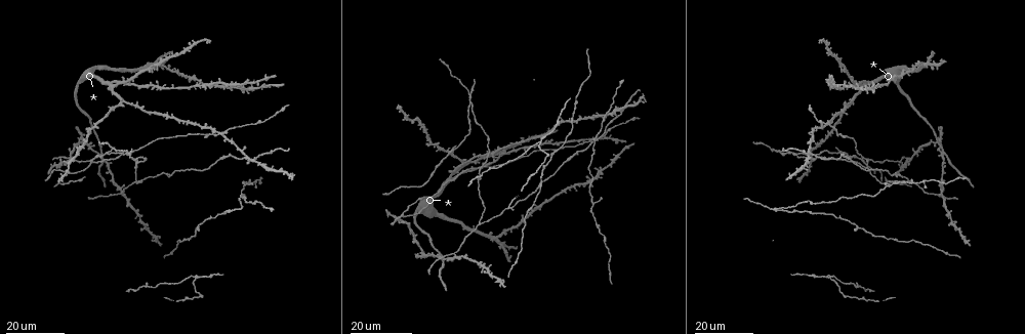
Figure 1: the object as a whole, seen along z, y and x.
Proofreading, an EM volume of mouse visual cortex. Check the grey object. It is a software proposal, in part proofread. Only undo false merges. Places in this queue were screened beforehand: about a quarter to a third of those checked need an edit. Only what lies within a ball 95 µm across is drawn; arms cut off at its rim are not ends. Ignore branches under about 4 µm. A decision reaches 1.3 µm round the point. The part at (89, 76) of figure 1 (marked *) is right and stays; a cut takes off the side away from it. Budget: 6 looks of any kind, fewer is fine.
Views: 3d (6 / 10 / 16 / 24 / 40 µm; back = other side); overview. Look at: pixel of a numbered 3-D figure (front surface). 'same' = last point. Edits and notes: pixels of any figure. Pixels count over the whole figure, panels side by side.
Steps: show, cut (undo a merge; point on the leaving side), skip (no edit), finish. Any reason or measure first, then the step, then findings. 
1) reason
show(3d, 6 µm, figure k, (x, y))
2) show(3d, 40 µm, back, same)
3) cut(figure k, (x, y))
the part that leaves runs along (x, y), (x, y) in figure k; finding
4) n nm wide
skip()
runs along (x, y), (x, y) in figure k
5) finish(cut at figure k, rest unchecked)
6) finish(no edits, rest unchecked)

show(3d, 16 µm, figure 1, (166, 174))

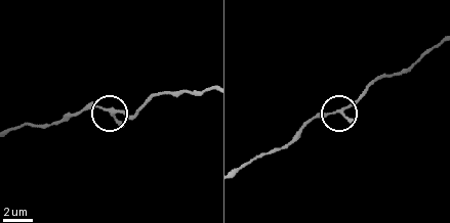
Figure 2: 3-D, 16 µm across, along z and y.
zoom in
show(3d, 6 µm, figure 2, (328, 114))

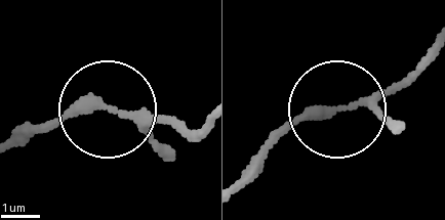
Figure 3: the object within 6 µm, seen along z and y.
from behind
show(3d, 6 µm, back, figure 3, (110, 108))

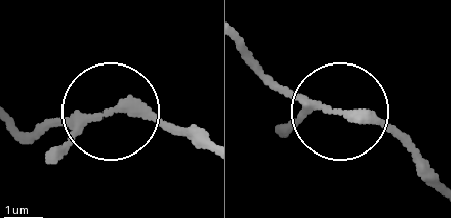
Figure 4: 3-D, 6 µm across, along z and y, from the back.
3 arms
skip()
continuous, no second neuron

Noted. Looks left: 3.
show(3d, 16 µm, figure 1, (480, 221))

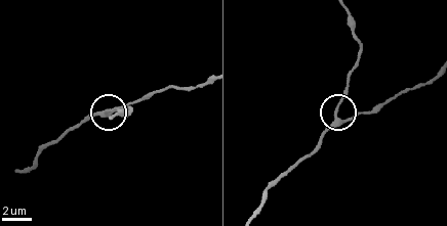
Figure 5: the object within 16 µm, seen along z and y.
show(3d, 6 µm, figure 5, (107, 114))

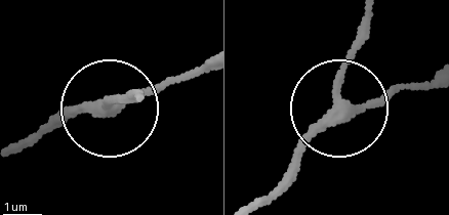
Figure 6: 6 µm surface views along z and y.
side arm 28 µm
skip()
runs along (204, 68), (50, 114) in figure 6; all the same neuron

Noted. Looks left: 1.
finish(no edits, rest unchecked)

